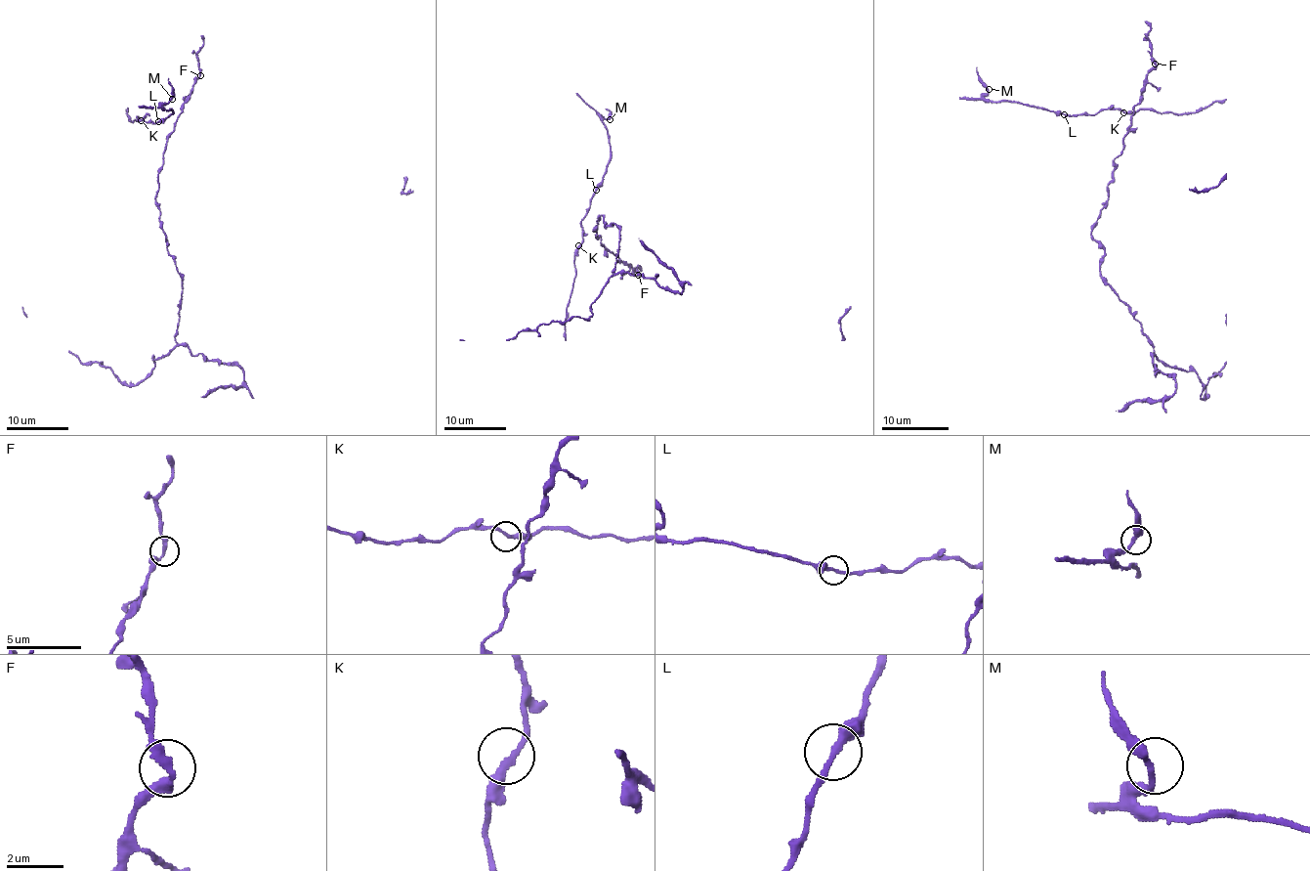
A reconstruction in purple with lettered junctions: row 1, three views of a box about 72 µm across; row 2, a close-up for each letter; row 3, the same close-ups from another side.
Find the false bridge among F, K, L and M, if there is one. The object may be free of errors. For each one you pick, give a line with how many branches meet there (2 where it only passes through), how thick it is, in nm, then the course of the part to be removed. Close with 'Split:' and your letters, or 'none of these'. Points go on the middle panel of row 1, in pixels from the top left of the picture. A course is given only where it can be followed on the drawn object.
Split: none of these

